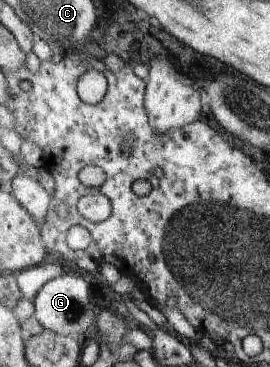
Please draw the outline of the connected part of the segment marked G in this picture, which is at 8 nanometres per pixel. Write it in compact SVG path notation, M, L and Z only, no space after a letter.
M64 273L48 281L33 300L35 315L47 330L54 331L59 335L81 336L87 329L95 325L97 314L93 311L91 303L91 287L87 279L77 277L71 273Z

